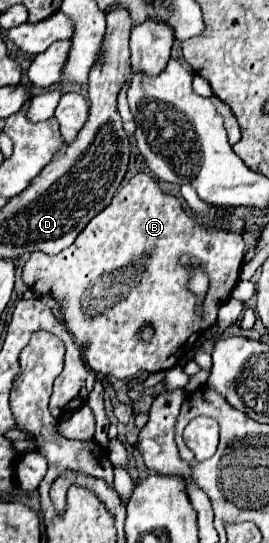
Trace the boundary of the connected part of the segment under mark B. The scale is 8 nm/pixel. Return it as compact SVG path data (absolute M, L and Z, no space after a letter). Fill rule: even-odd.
M137 174L113 196L111 204L85 226L85 230L69 248L55 256L43 252L31 254L23 268L23 280L33 292L41 296L61 298L65 302L63 322L75 336L77 344L87 344L85 356L95 372L103 376L125 378L133 376L139 370L147 370L151 374L161 370L165 372L177 366L177 362L189 352L189 348L195 346L203 330L215 322L219 306L229 300L229 294L239 280L243 254L245 244L241 234L219 226L207 228L207 224L193 220L185 214L181 202L175 196L165 194L151 176ZM181 254L199 258L209 274L211 286L205 296L205 318L199 318L195 314L195 296L185 288L187 272L177 262ZM145 326L153 328L153 336L149 340L143 340L139 336Z

